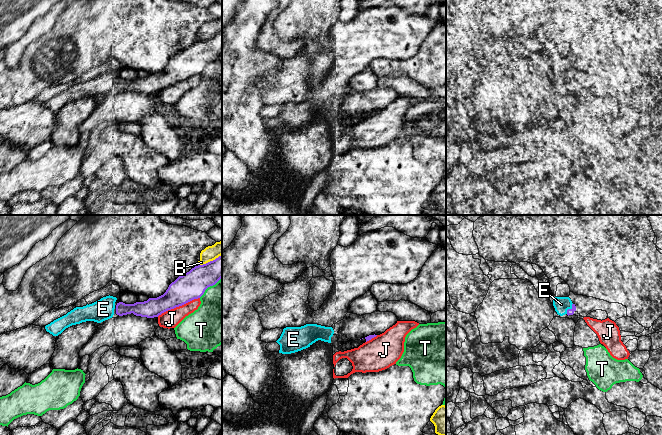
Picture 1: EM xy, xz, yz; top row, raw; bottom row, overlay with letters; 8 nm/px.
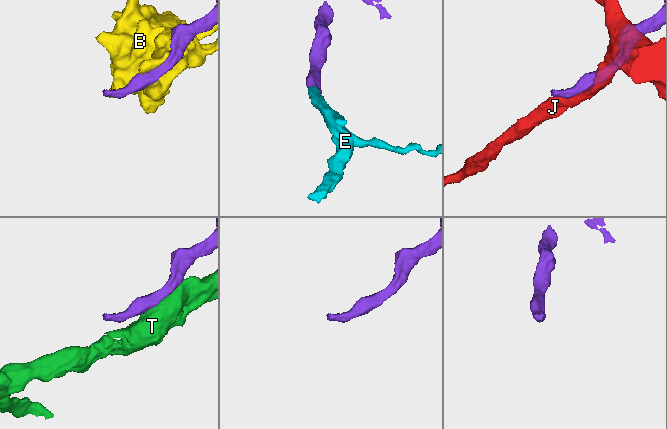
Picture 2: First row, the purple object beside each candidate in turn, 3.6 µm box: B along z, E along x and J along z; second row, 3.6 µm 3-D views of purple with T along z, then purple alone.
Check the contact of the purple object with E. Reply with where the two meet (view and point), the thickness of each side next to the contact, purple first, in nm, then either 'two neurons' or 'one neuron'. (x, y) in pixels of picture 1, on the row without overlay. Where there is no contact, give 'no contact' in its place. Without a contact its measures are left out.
contact yz (569, 85); calibres 50 and 130 nm; one neuron

